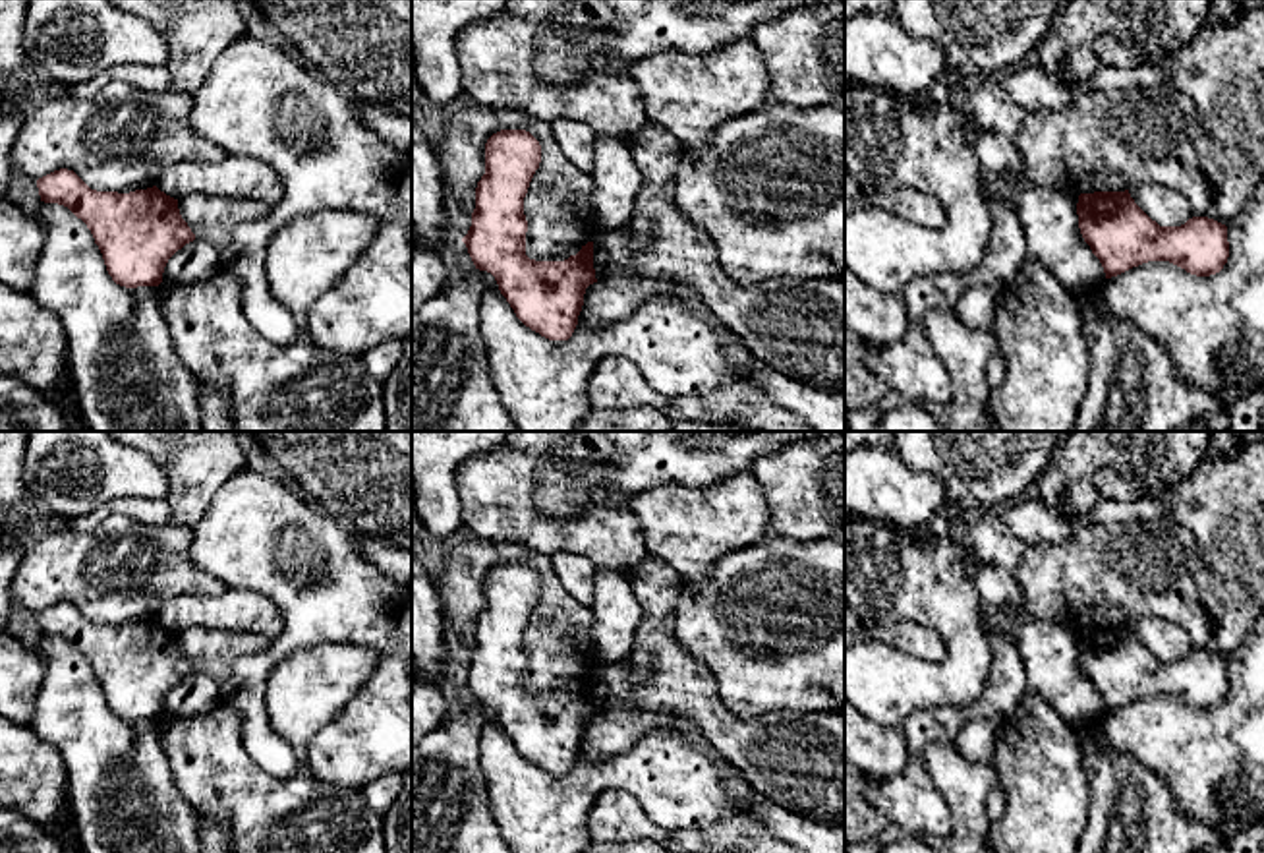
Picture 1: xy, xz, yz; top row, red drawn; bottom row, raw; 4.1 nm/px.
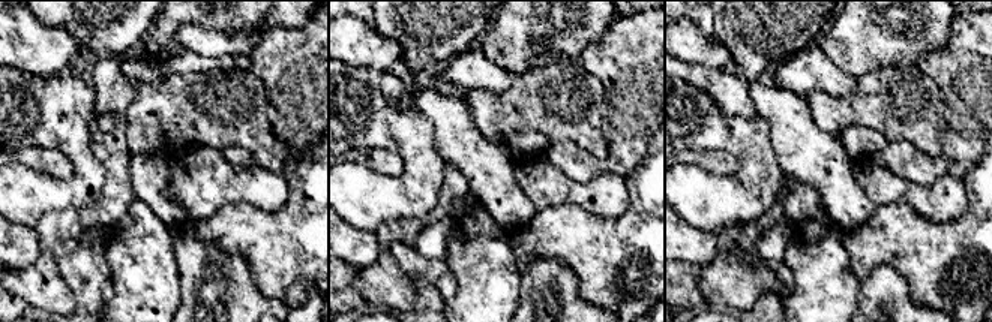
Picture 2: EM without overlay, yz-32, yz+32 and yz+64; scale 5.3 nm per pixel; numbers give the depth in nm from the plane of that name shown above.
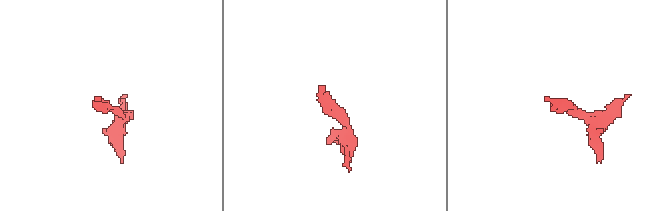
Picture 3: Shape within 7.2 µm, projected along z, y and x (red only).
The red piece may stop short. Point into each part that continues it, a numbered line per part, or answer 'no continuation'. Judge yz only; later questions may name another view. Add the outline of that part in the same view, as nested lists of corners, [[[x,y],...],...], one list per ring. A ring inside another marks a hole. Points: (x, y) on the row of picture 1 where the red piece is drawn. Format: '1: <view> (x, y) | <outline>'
no continuation

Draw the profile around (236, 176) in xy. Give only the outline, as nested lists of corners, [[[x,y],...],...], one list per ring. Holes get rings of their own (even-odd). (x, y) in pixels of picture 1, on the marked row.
[[[228,155],[218,162],[168,166],[155,186],[174,199],[207,191],[228,199],[274,205],[284,197],[284,184],[276,170],[263,161],[242,155]]]

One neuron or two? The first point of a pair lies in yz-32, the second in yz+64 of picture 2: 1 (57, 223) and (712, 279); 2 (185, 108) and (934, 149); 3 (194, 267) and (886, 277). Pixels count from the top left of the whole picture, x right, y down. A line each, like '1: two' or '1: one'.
1: one
2: one
3: one

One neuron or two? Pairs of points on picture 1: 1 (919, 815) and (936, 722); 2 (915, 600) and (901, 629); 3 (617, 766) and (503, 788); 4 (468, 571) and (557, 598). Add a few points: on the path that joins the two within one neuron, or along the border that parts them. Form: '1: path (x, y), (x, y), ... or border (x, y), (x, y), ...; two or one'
1: path (917, 792), (917, 745); one
2: border (868, 629), (915, 621), (946, 643); two
3: path (588, 778), (578, 788), (532, 788); one
4: path (493, 554), (526, 556), (545, 573); one

